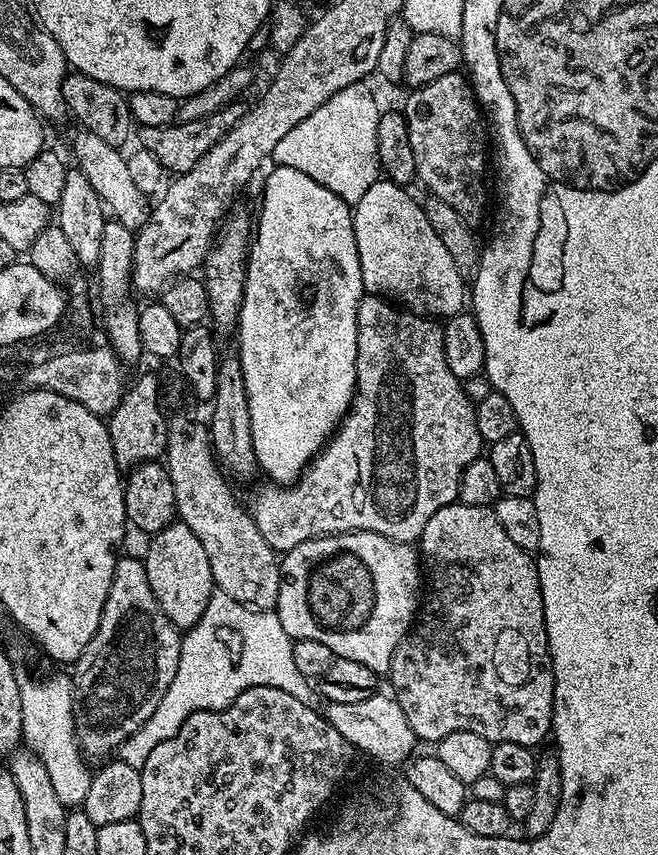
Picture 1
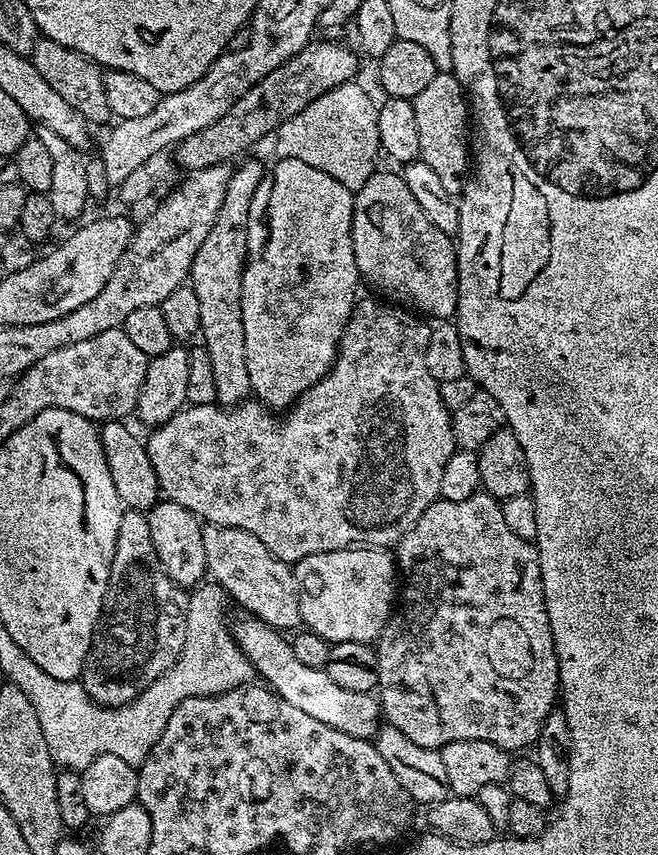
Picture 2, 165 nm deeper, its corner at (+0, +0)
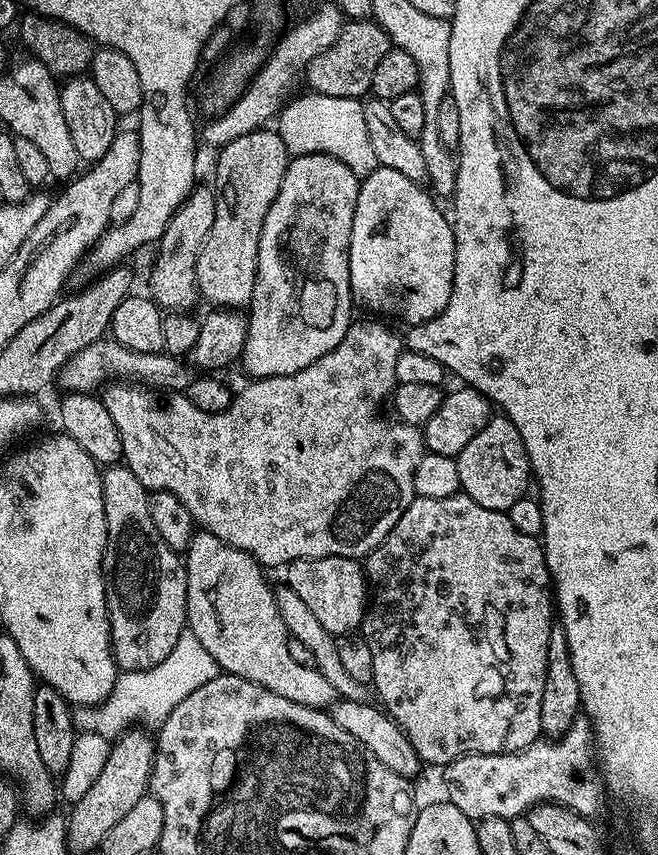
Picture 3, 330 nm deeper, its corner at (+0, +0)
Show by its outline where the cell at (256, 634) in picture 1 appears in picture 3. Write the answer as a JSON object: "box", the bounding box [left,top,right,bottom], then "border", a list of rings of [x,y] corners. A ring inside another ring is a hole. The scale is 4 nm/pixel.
{"box":[74,630,221,738],"border":[[[186,630],[178,642],[174,642],[174,650],[166,654],[166,662],[158,662],[158,666],[150,666],[150,670],[141,672],[121,671],[114,690],[101,704],[77,707],[74,712],[77,729],[109,738],[120,736],[135,724],[148,730],[159,729],[166,718],[170,718],[170,710],[174,710],[182,698],[194,694],[198,686],[206,686],[206,682],[221,675],[221,672],[214,658],[210,658],[206,646],[202,646],[202,642]]]}

